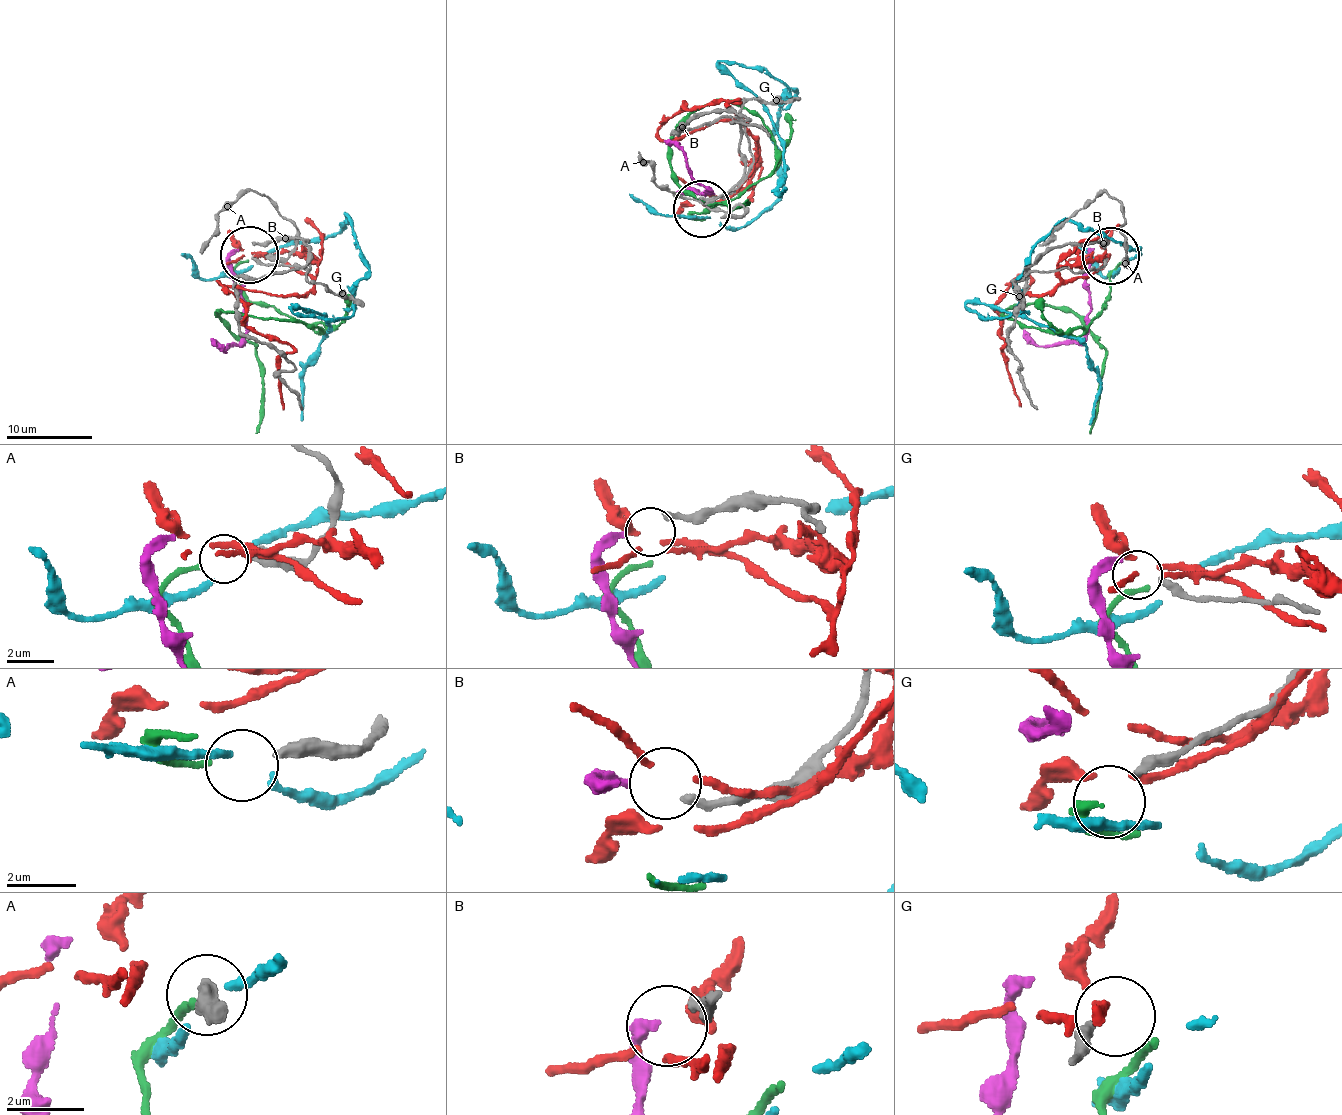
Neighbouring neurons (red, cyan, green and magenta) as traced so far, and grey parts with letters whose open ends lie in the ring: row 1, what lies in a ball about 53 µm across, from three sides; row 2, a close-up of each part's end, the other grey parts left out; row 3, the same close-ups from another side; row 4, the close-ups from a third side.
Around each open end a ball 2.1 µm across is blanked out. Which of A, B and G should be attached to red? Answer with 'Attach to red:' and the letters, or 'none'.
Attach to red: none

